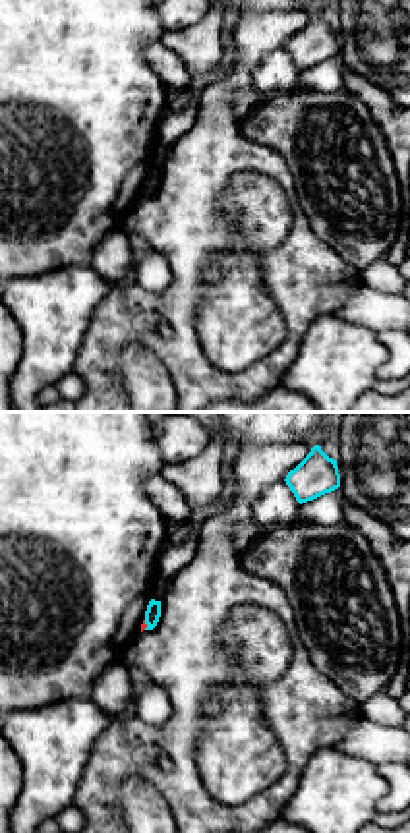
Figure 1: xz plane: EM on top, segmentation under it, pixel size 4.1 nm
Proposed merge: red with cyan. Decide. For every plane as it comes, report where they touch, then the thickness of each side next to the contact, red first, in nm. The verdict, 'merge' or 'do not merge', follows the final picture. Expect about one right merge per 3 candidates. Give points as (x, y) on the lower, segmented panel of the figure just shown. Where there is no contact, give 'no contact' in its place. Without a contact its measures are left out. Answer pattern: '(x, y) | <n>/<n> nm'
(146, 625) | 20/60 nm

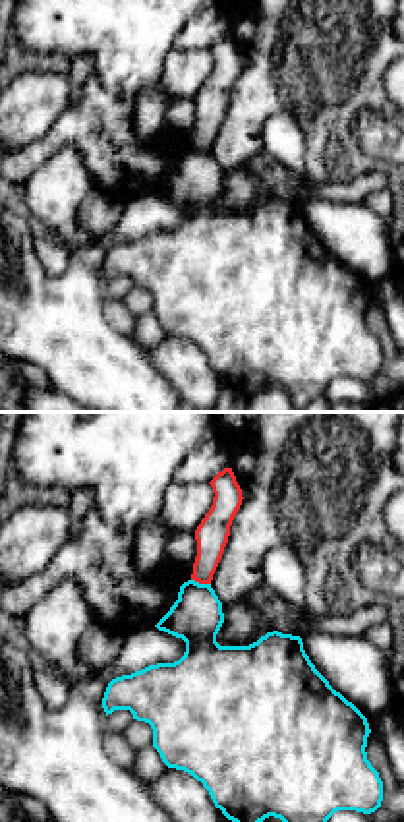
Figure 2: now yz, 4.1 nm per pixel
(202, 583) | 140/220 nm

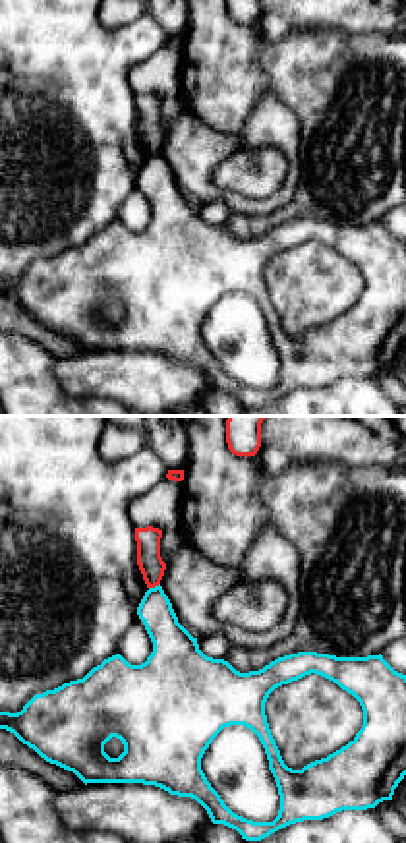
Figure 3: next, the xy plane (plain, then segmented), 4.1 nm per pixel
(153, 586) | 110/160 nm

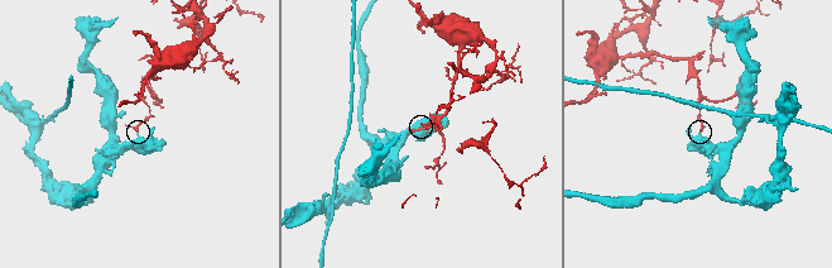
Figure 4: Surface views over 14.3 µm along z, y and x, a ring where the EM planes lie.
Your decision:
do not merge

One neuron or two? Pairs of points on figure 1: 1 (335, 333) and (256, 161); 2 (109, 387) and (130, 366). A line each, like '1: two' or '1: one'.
1: two
2: two

